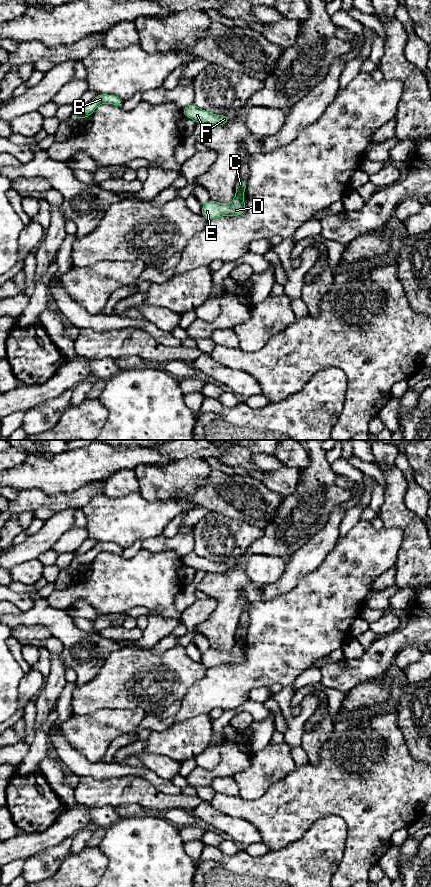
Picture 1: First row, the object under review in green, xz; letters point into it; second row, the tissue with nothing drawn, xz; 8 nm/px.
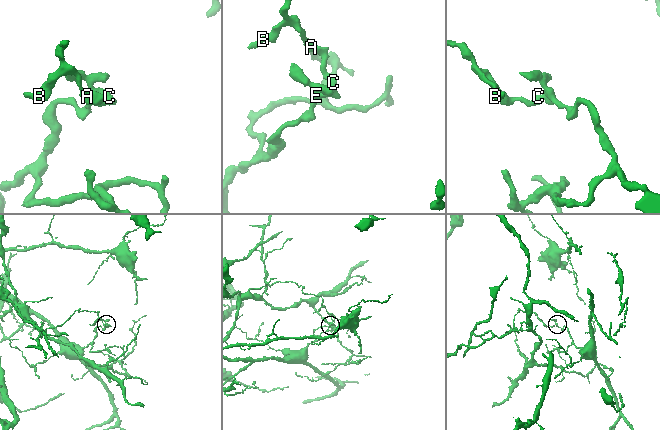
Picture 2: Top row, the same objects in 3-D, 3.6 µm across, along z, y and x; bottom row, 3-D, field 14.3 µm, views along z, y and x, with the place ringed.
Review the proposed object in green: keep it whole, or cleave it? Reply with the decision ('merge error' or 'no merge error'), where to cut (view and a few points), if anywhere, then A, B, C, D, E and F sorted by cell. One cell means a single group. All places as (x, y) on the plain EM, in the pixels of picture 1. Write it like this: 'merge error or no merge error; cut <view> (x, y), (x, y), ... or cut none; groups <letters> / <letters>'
merge error; cut xz (237, 642), (242, 645); groups A B C F / D E

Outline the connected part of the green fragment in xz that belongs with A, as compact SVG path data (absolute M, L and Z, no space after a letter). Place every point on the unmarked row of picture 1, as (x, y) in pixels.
M195 551L181 557L181 560L188 566L192 567L195 571L204 571L206 573L219 573L224 574L230 567L228 563L216 563L208 559L198 556Z

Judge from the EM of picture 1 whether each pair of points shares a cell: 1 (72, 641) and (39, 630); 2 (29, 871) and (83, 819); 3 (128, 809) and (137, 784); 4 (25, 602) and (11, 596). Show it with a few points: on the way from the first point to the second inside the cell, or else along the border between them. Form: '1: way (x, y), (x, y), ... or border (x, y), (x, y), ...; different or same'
1: border (29, 625), (43, 625), (53, 635); different
2: border (69, 838), (53, 846), (43, 848), (34, 854); different
3: border (113, 805), (140, 804), (145, 808); different
4: way (22, 601), (14, 597); same

